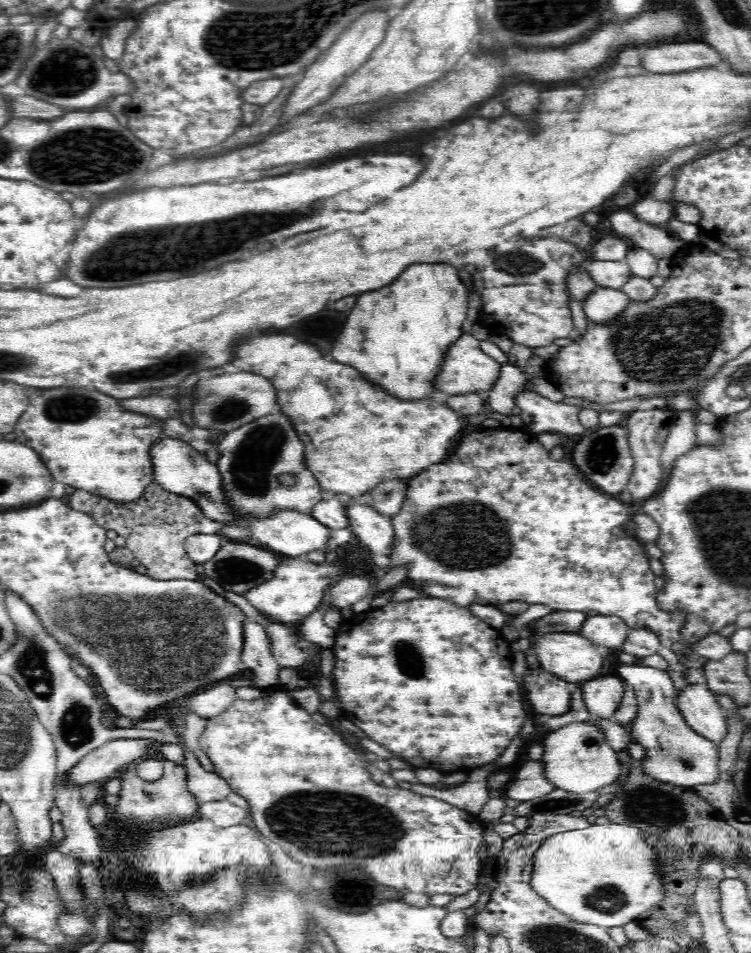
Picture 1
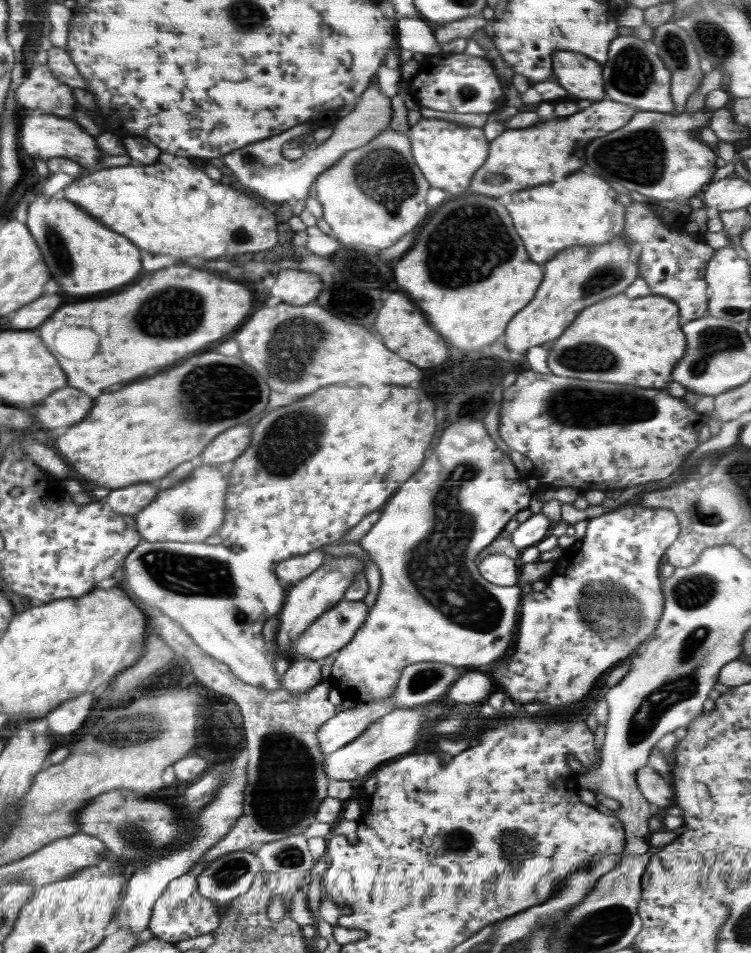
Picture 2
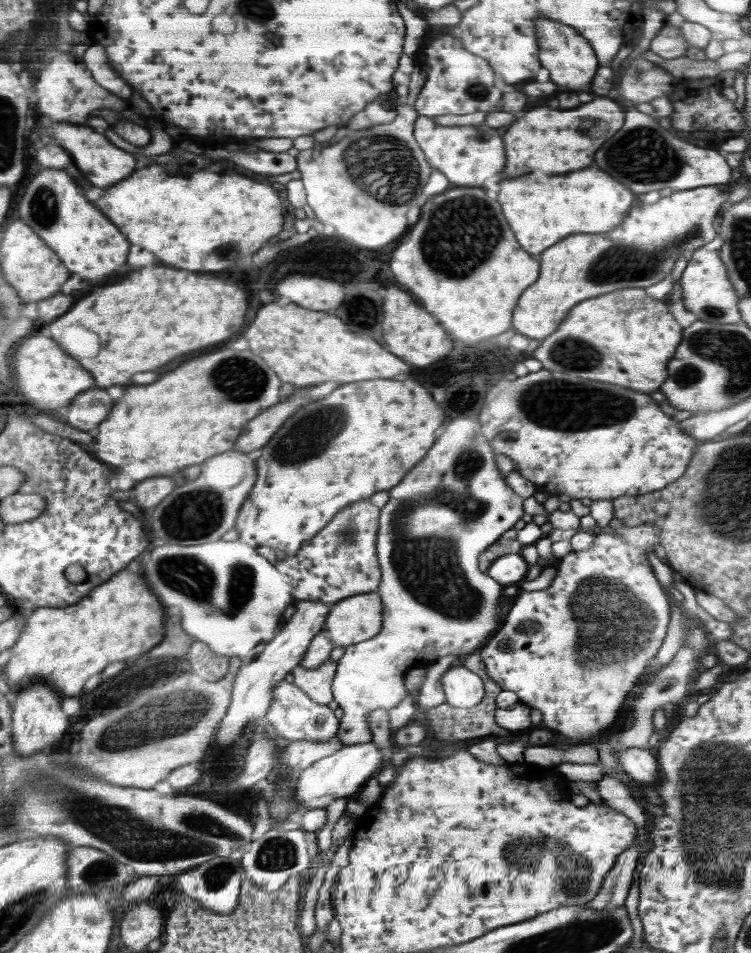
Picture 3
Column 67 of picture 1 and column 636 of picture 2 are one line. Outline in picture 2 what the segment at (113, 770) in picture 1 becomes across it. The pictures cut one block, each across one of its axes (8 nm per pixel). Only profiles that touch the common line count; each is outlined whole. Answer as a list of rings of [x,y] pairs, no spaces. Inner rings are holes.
[[[650,765],[640,768],[636,774],[637,787],[642,796],[656,806],[669,808],[674,805],[674,789],[668,779],[663,779]]]

